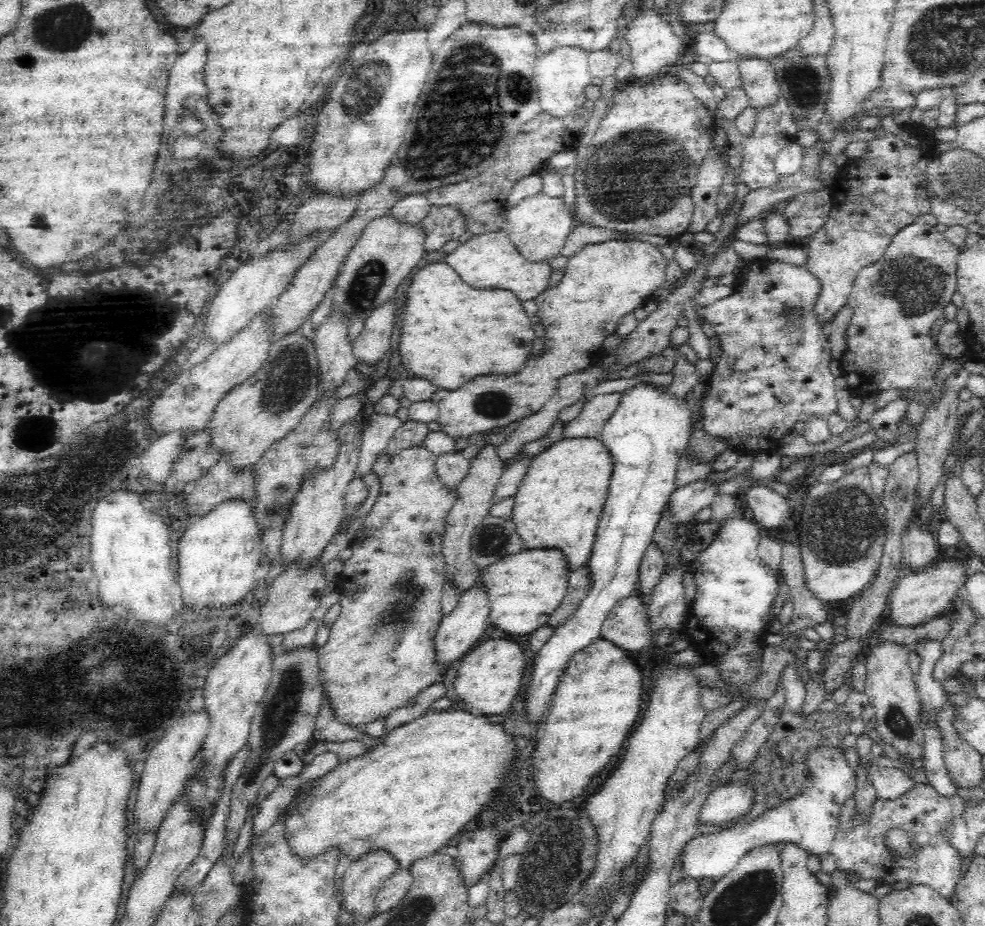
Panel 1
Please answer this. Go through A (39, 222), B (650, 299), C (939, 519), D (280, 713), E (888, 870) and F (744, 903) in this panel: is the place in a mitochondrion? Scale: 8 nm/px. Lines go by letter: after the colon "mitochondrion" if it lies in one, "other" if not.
A: other
B: other
C: other
D: mitochondrion
E: other
F: mitochondrion

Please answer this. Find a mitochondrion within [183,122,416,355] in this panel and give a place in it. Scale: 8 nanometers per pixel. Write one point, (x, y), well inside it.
(361, 293)

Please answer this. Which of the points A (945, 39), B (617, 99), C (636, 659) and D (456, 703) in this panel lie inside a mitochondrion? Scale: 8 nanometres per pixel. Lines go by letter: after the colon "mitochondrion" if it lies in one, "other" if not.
A: mitochondrion
B: other
C: other
D: other

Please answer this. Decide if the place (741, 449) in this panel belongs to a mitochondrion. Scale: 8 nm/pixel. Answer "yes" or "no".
no

